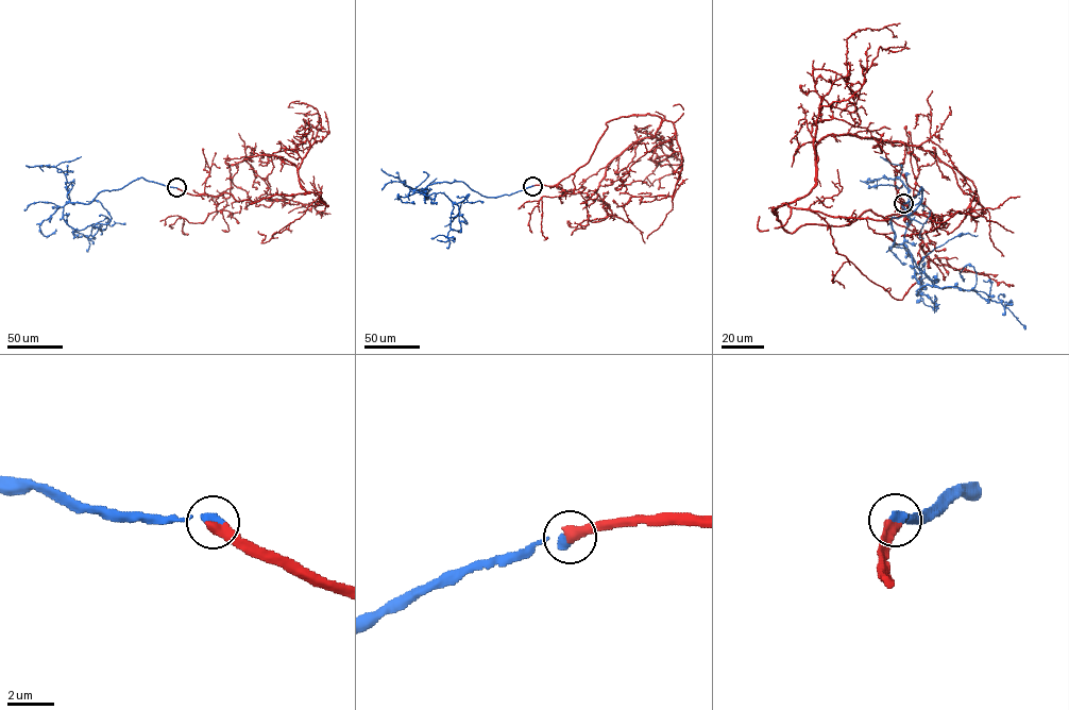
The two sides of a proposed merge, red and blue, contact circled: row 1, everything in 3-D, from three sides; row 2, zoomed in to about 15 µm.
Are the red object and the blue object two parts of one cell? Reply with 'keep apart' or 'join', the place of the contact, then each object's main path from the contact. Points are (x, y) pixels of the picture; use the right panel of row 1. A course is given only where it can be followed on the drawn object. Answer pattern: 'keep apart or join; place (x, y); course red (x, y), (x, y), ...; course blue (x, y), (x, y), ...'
join; place (903, 203); course red (903, 203), (791, 233), (774, 212), (815, 184), (824, 137), (857, 135), (972, 182), (951, 233), (928, 222); course blue (903, 203), (920, 187), (919, 204), (892, 219), (917, 296), (937, 280), (921, 260), (955, 236), (977, 235)

